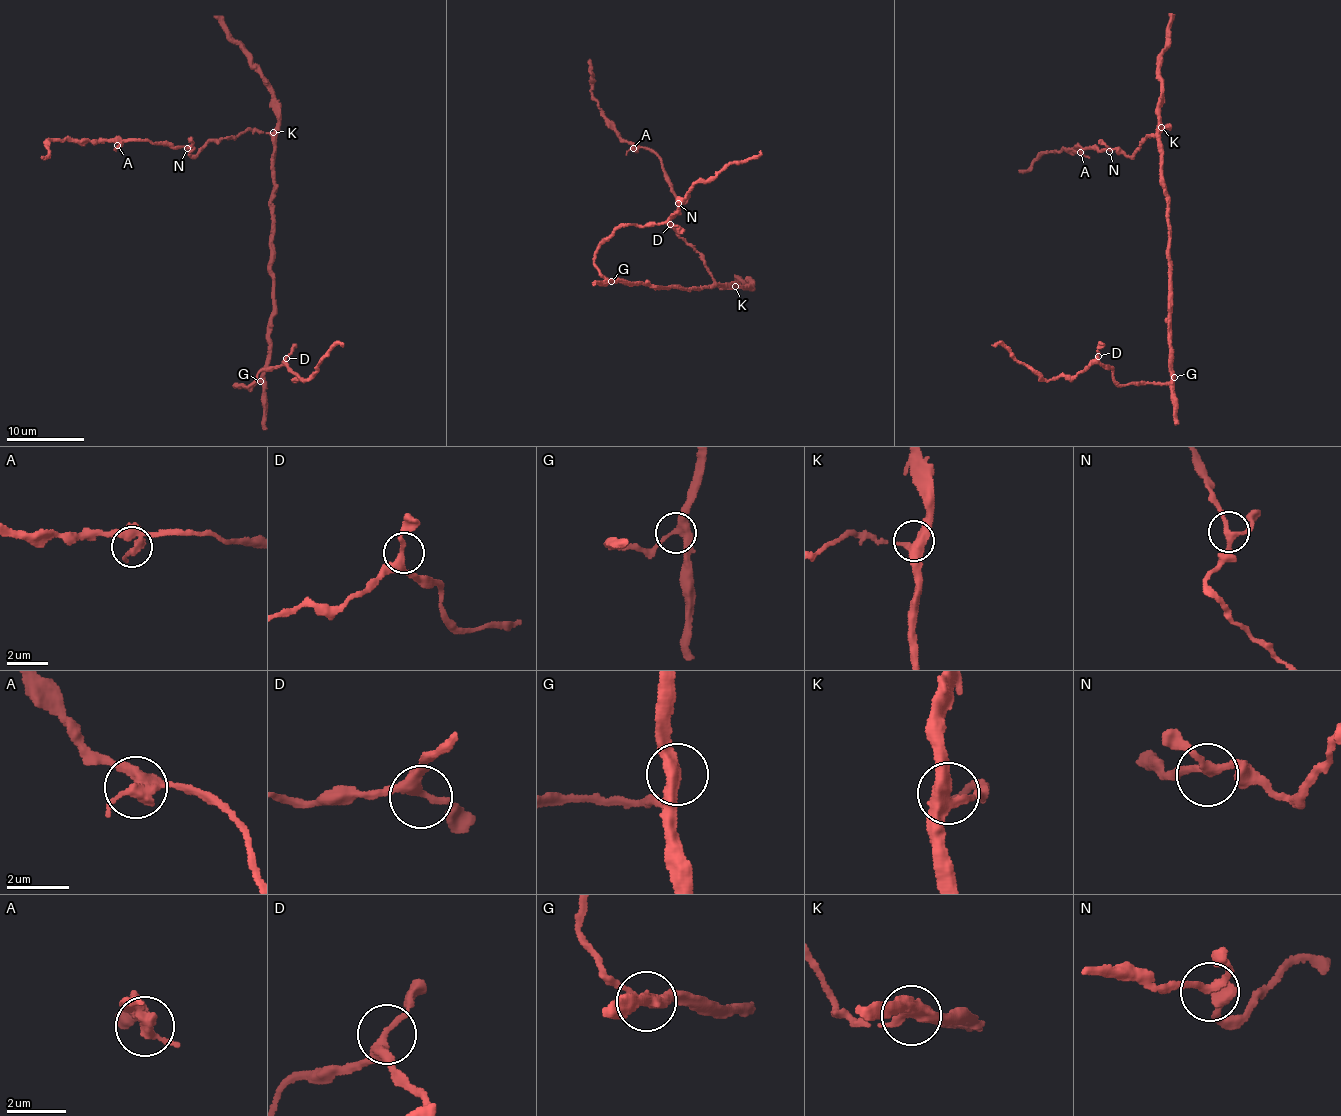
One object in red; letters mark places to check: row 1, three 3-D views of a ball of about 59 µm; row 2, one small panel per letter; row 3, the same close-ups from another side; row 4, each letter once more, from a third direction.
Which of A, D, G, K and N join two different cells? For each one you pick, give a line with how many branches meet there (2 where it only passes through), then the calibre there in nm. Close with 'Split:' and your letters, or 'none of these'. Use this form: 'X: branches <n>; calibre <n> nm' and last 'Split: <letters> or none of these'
Split: none of these

